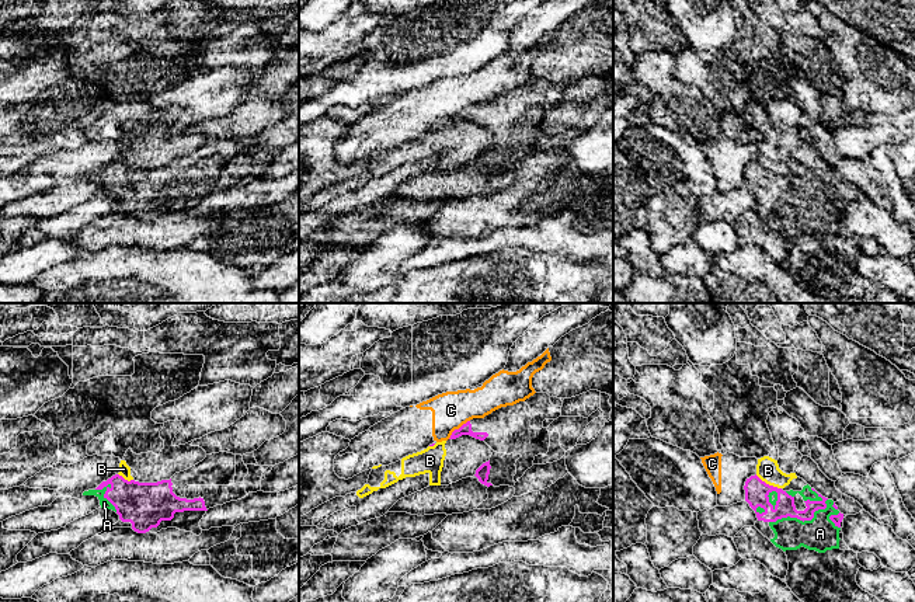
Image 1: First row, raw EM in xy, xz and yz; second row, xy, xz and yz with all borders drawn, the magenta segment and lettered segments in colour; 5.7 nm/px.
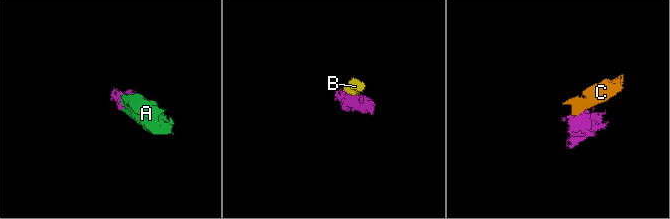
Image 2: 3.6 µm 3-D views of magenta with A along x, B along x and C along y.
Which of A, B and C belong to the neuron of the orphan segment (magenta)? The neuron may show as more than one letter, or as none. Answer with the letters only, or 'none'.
A

